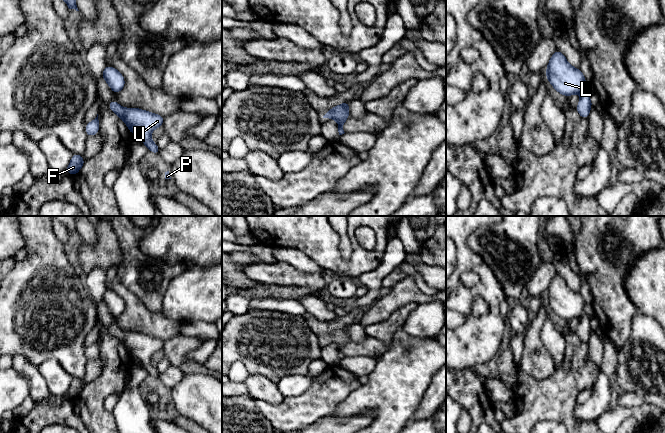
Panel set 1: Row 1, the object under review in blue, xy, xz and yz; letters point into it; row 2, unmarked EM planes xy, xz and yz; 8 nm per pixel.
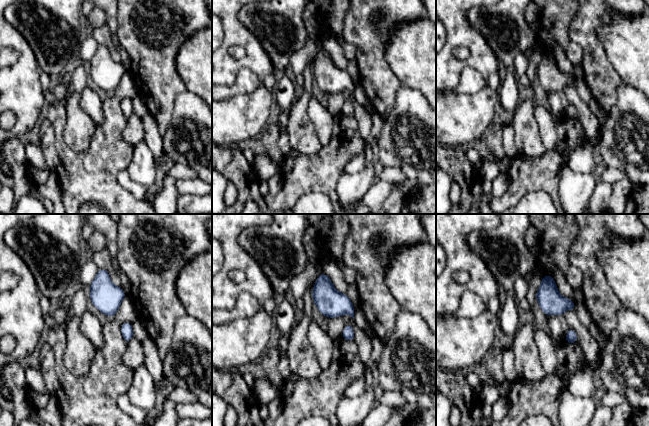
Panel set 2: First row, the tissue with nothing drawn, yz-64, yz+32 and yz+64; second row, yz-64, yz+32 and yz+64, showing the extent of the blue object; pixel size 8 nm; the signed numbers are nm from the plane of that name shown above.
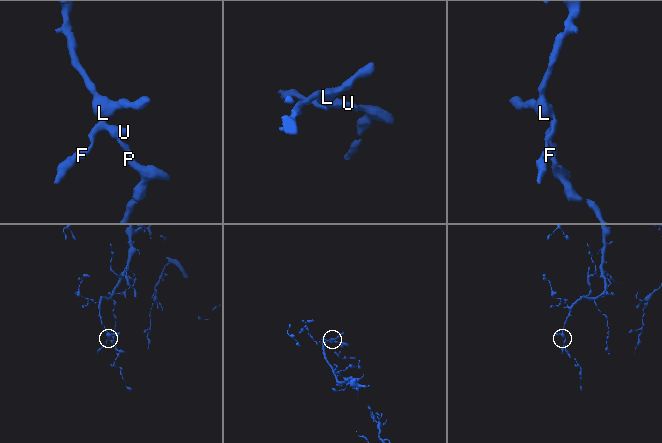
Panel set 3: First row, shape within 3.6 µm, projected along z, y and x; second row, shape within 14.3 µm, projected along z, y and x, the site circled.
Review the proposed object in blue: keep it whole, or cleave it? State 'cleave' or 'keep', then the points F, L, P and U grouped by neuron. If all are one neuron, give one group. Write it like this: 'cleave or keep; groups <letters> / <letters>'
keep; groups F L P U

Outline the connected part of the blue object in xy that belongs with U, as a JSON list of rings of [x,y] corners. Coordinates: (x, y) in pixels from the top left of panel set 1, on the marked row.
[[[109,101],[109,108],[124,121],[131,134],[138,134],[149,151],[159,154],[160,148],[151,140],[154,129],[163,125],[164,117],[135,107],[123,108],[117,101]]]

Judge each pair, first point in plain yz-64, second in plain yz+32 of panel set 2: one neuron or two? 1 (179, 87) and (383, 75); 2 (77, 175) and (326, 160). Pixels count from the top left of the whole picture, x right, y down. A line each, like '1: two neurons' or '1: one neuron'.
1: one neuron
2: one neuron

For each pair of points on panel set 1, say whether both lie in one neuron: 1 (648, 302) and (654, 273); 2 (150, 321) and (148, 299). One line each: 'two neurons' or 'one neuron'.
1: one neuron
2: two neurons

